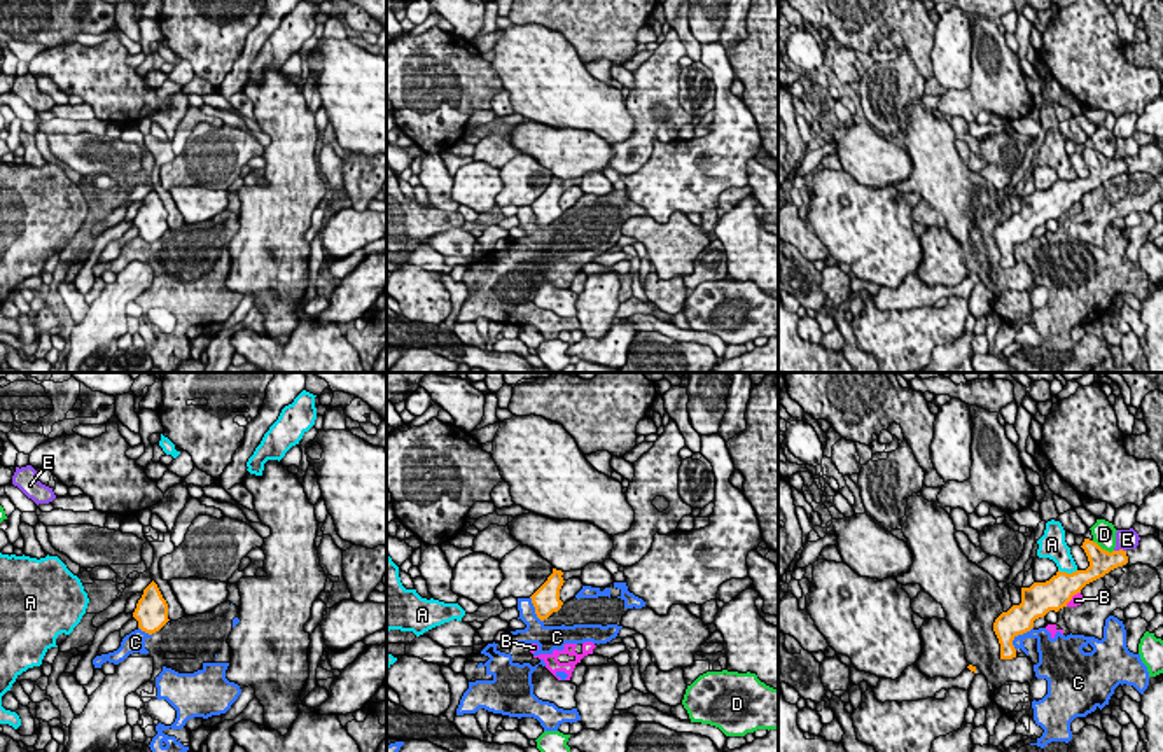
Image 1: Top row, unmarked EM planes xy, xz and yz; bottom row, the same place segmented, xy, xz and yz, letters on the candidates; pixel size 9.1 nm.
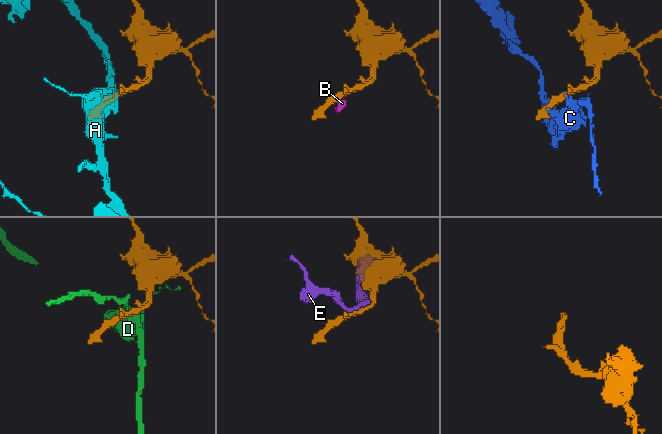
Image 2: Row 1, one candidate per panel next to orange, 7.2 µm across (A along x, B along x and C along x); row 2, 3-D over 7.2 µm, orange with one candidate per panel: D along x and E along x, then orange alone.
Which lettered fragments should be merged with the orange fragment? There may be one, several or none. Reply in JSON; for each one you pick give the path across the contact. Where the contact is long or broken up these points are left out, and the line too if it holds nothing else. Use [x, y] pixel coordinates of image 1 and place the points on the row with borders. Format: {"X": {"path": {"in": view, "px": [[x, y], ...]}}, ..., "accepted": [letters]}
{"accepted": []}

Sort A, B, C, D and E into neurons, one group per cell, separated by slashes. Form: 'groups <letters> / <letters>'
groups A / B C / D / E

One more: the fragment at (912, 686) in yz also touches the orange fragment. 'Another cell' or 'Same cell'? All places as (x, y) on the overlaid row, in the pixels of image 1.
Same cell

